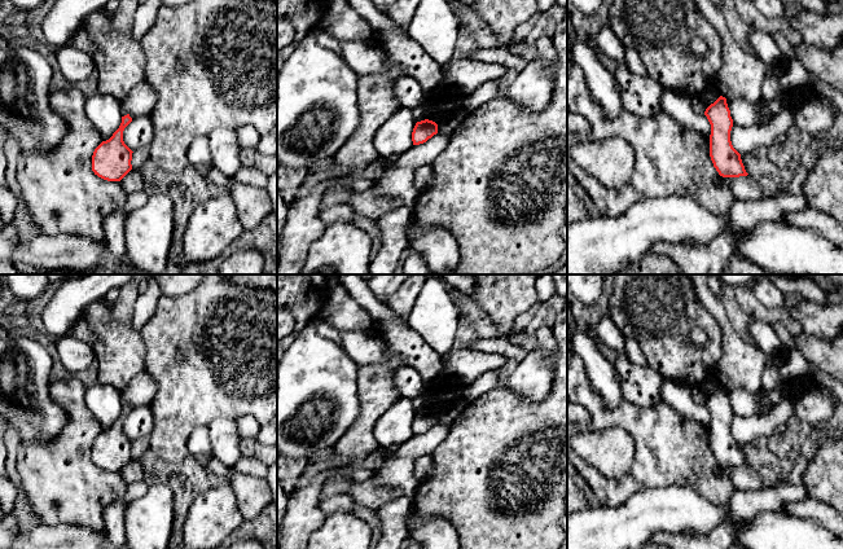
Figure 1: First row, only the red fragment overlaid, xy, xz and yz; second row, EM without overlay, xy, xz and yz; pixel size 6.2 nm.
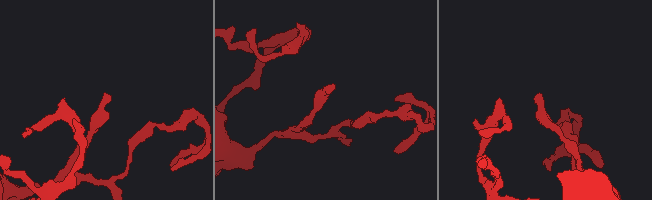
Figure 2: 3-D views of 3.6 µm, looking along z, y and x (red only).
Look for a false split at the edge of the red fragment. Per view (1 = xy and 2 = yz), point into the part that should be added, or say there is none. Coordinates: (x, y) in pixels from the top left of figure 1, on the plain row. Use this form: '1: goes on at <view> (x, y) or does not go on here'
1: does not go on here
2: does not go on here

